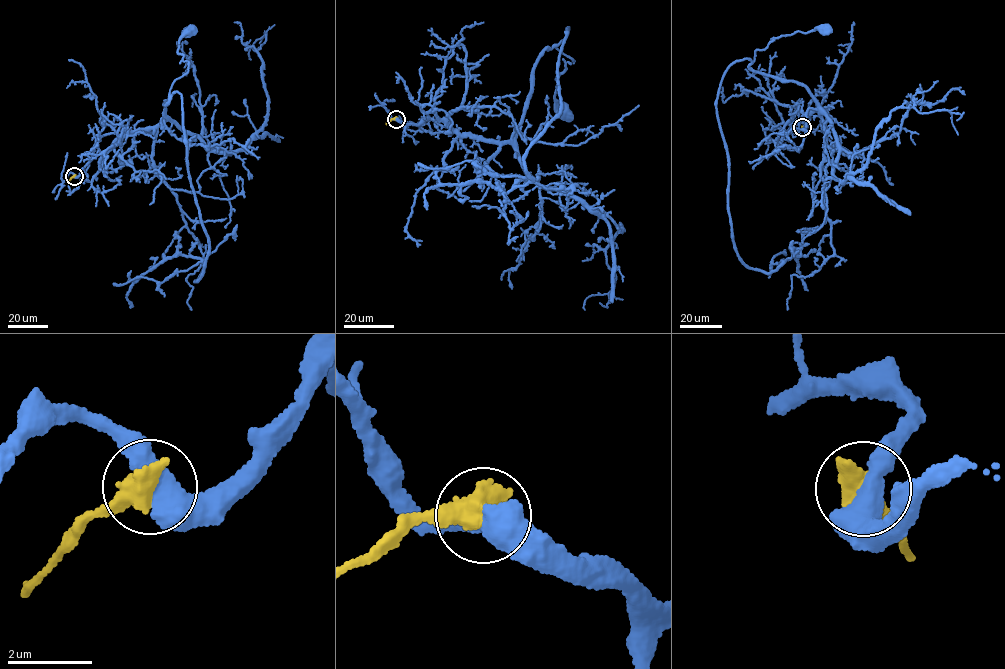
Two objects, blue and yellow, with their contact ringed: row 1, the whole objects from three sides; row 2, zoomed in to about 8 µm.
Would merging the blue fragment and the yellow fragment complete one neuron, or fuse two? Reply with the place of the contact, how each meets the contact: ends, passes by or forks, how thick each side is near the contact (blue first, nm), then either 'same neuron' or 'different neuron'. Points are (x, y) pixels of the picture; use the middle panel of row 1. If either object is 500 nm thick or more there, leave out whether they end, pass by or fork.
at (396, 119); 550 nm thick on the blue side, 650 nm on the other; different neuron

